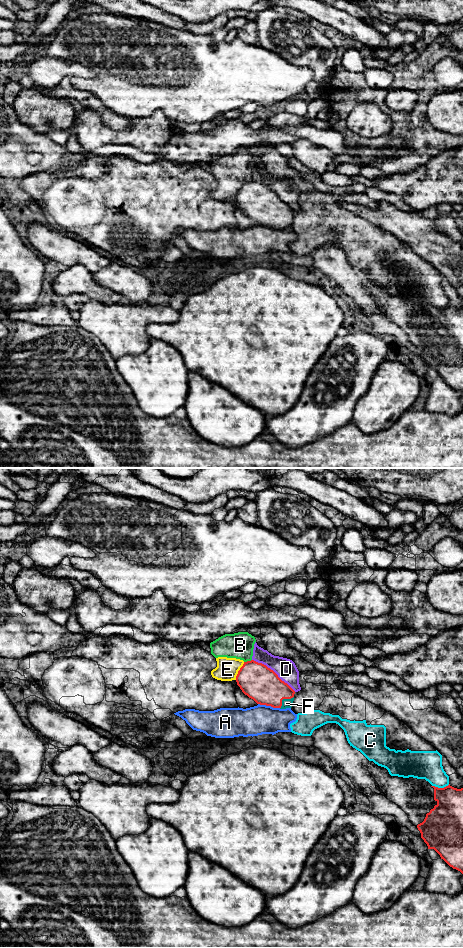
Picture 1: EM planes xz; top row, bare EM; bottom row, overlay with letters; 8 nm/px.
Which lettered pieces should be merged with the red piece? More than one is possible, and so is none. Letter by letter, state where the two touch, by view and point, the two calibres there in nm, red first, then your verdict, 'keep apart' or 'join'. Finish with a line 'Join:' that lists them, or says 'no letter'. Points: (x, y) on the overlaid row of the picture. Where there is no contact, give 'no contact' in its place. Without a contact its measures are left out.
A: xz (269, 705) | 280/240 nm | keep apart
B: xz (247, 661) | 280/220 nm | keep apart
C: xz (440, 788) | 280/220 nm | keep apart
D: xz (274, 672) | 280/160 nm | keep apart
E: xz (238, 671) | 280/180 nm | keep apart
F: xz (283, 698) | 280/80 nm | keep apart
Join: no letter

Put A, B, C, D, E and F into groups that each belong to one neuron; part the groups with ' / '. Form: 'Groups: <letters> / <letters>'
Groups: A / B E / C / D / F

